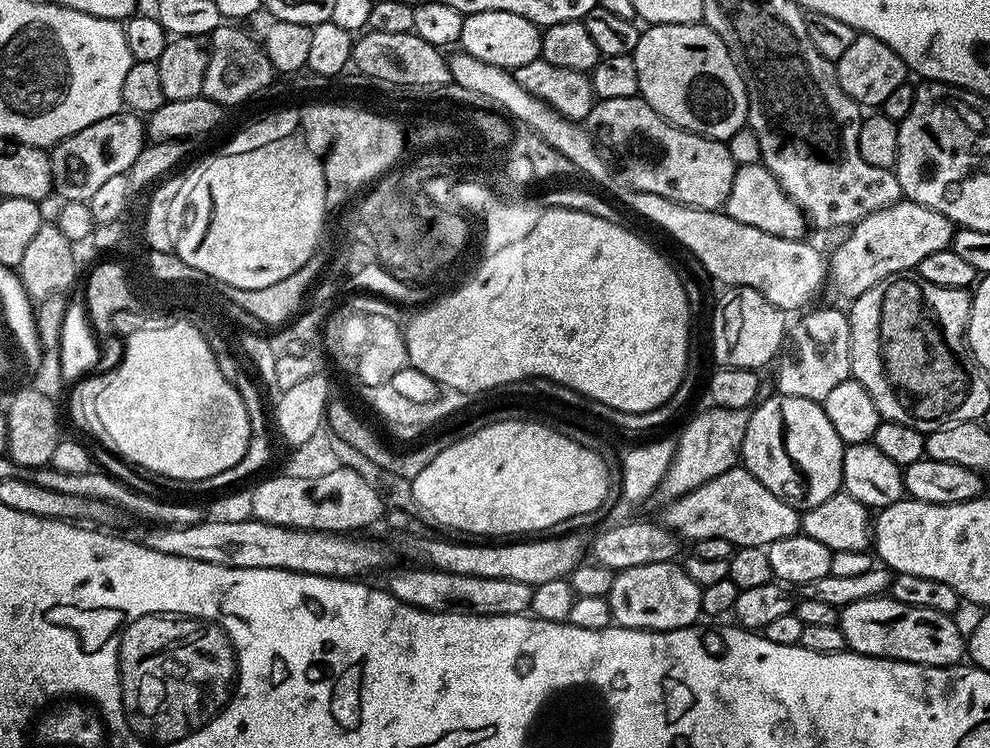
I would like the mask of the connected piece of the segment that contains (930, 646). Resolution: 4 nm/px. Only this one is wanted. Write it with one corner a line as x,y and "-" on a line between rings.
891,595
862,598
862,602
850,602
850,606
839,609
838,627
846,638
848,648
860,652
864,656
881,656
883,660
901,660
911,664
925,664
935,668
951,668
959,664
966,656
966,636
960,633
958,625
947,612
938,610
922,610
918,606
906,606
906,602
898,602

